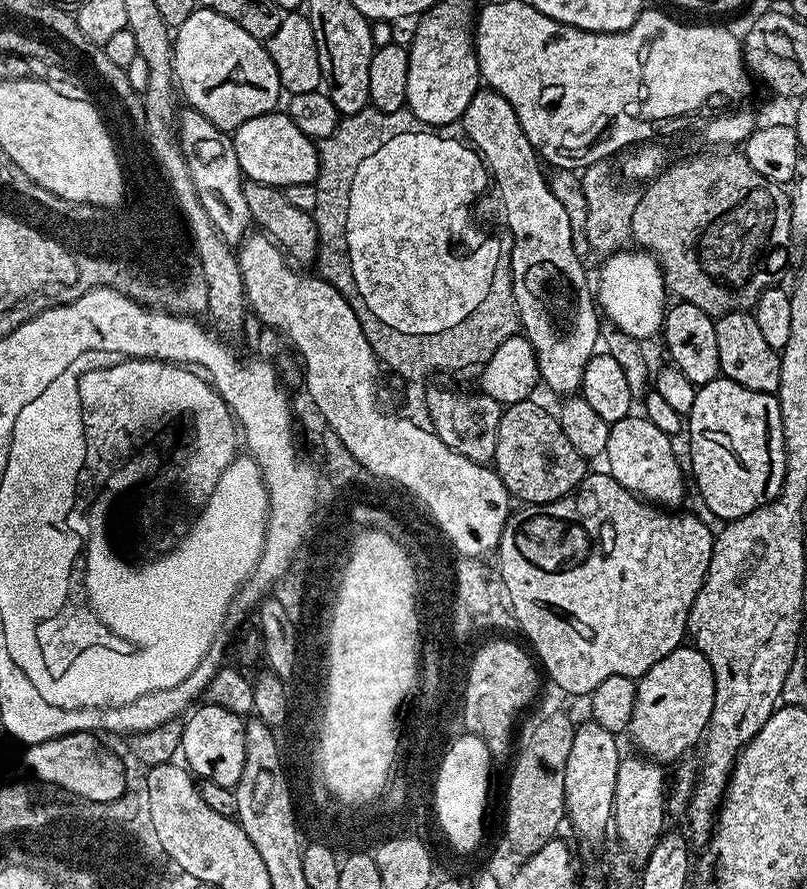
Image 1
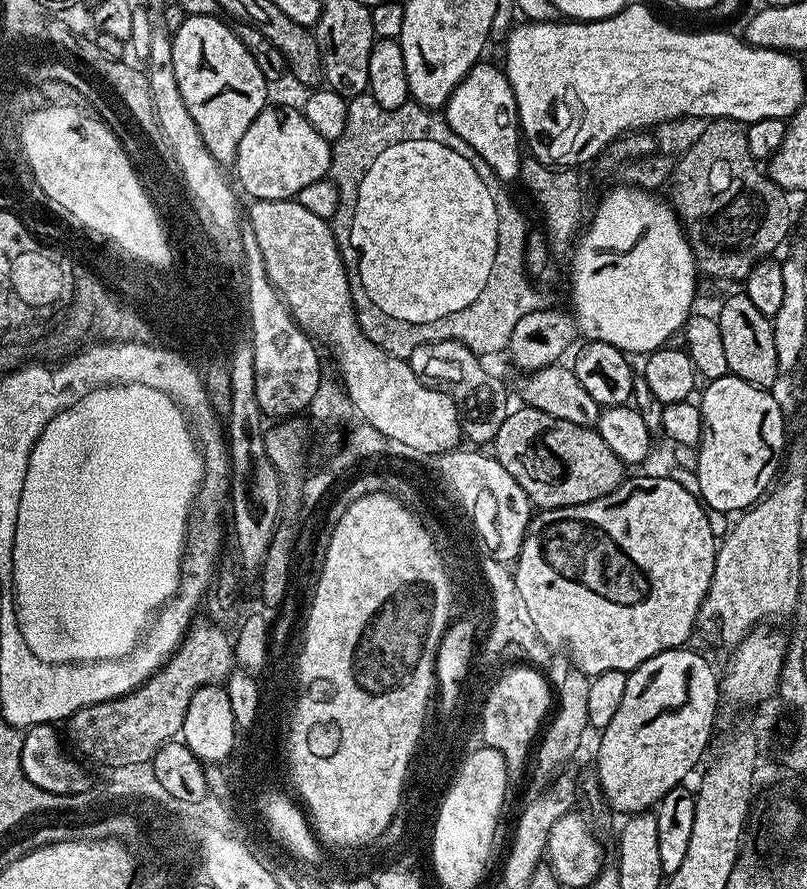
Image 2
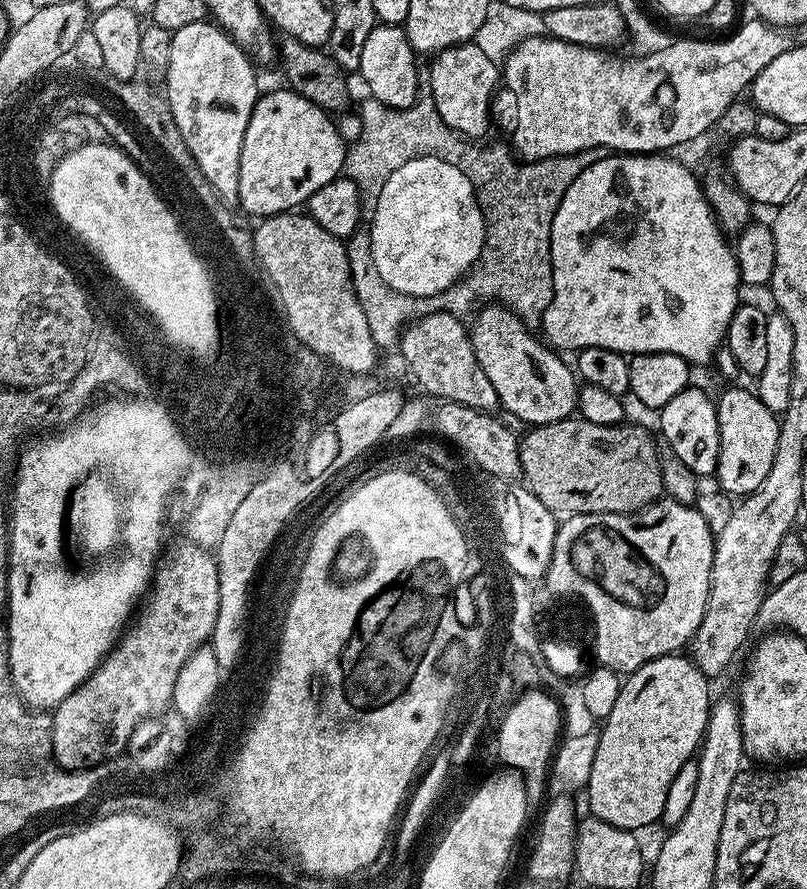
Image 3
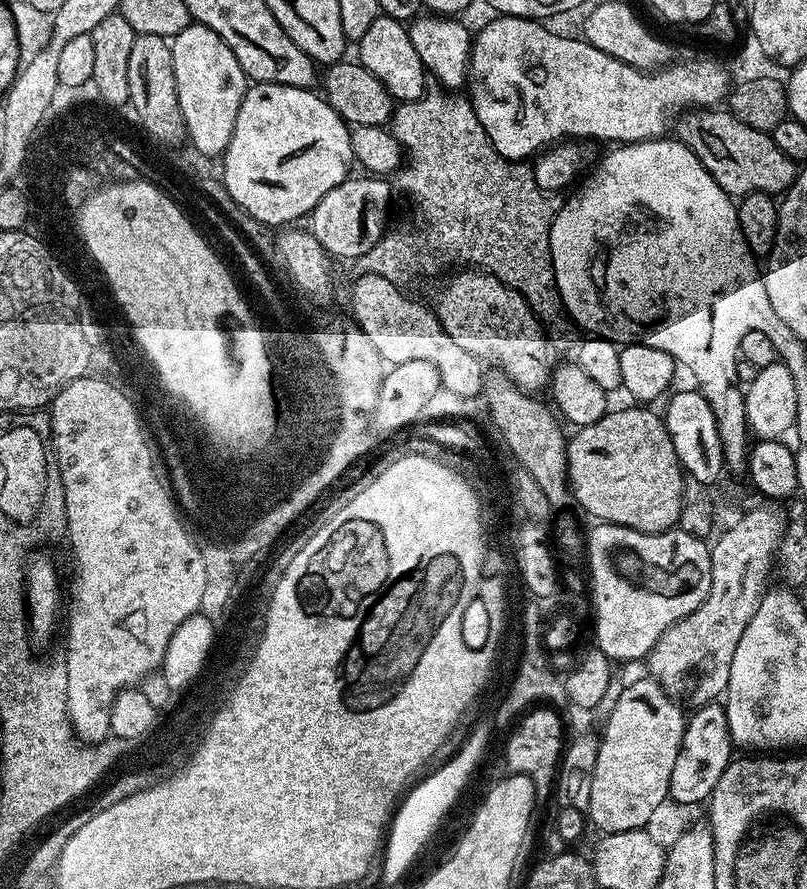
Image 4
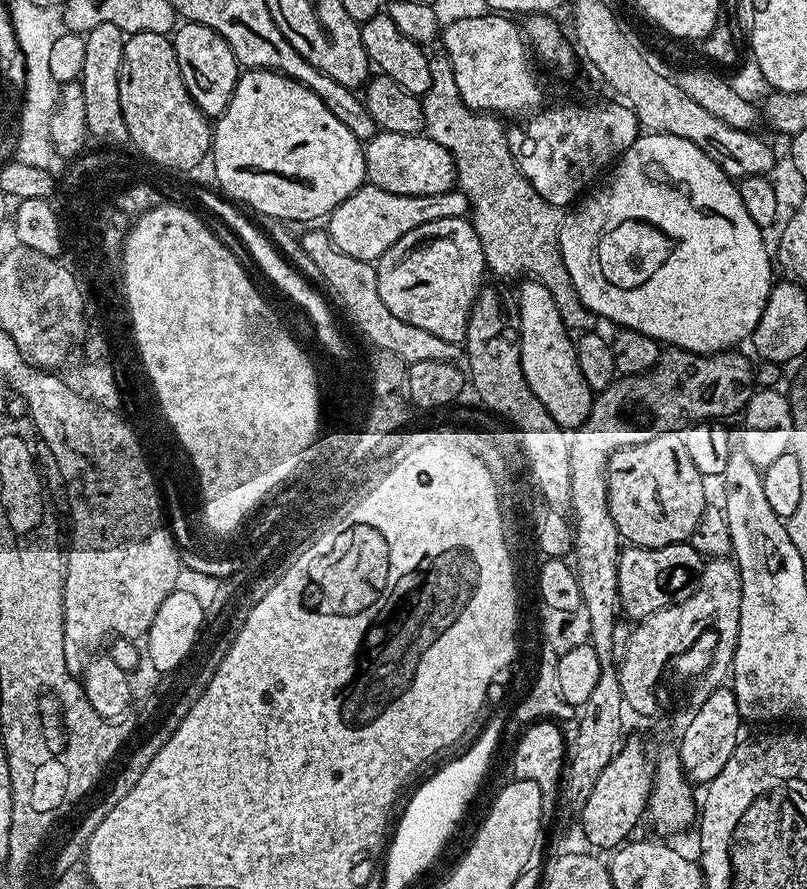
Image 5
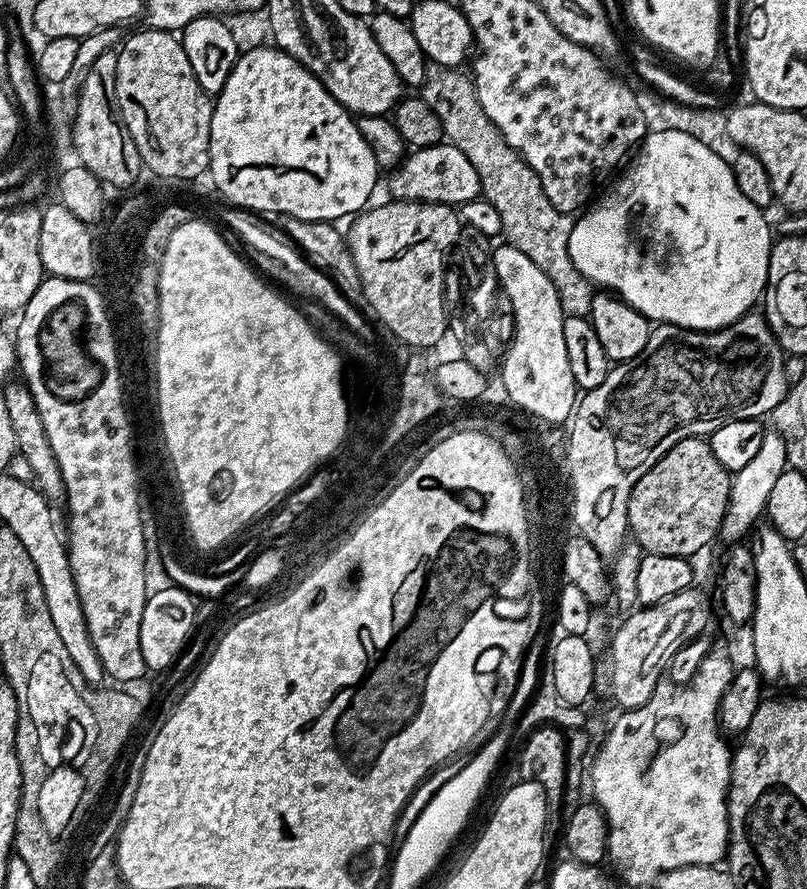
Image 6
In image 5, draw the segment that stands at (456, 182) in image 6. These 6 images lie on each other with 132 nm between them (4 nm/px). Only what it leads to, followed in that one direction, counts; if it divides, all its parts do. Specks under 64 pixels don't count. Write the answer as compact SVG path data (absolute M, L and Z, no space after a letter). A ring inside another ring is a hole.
M377 131L363 149L365 179L378 189L406 194L407 197L426 197L455 189L456 164L453 156L426 134L406 135Z

